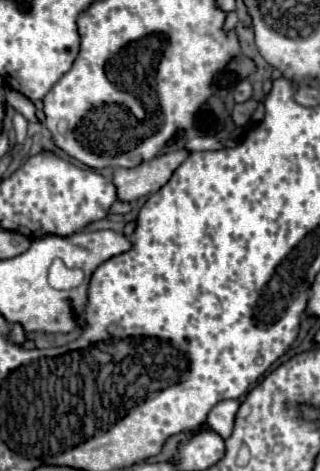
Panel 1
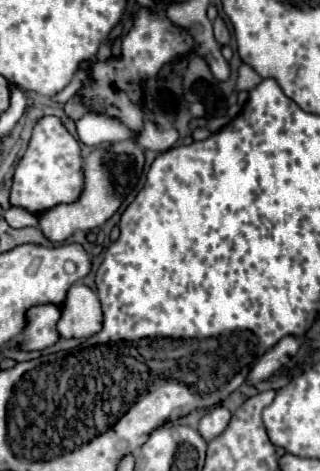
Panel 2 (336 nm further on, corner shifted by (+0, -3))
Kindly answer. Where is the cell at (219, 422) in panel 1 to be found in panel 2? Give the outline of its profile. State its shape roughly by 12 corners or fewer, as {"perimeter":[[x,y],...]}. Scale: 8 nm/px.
{"perimeter":[[215,407],[199,421],[205,441],[221,435],[231,419],[225,407]]}

